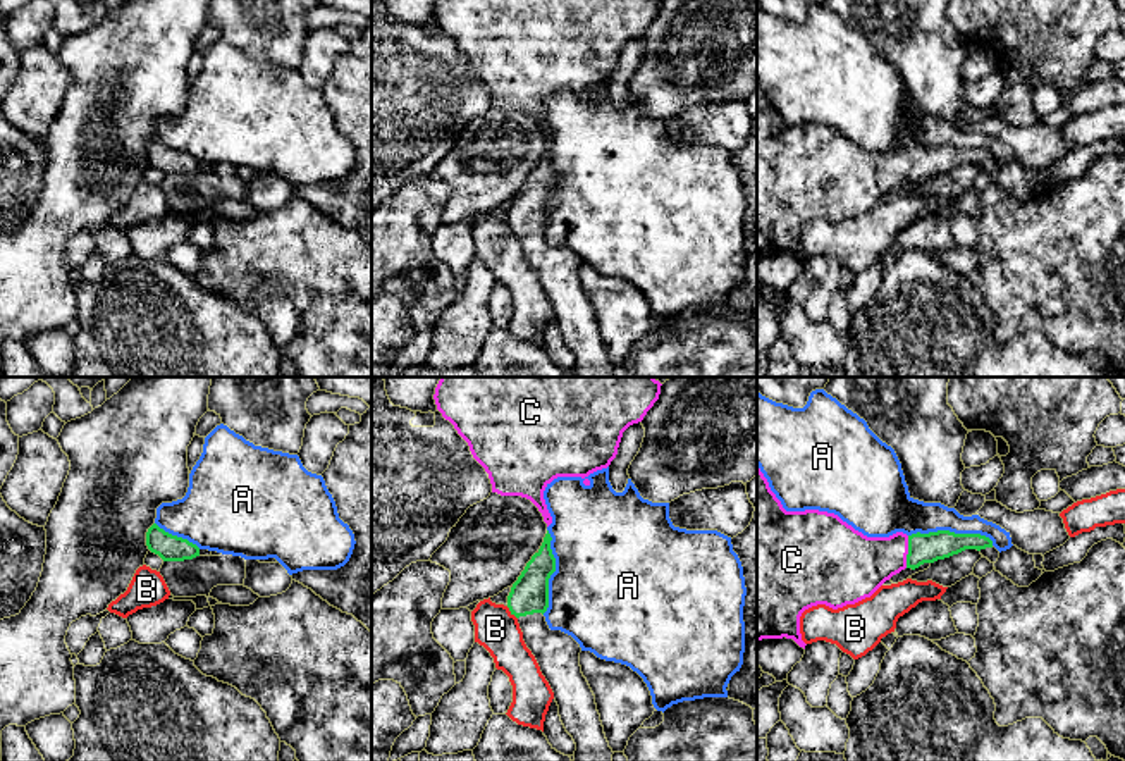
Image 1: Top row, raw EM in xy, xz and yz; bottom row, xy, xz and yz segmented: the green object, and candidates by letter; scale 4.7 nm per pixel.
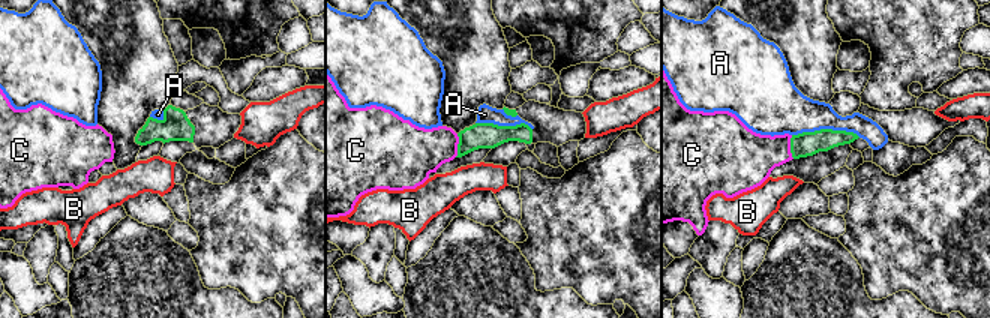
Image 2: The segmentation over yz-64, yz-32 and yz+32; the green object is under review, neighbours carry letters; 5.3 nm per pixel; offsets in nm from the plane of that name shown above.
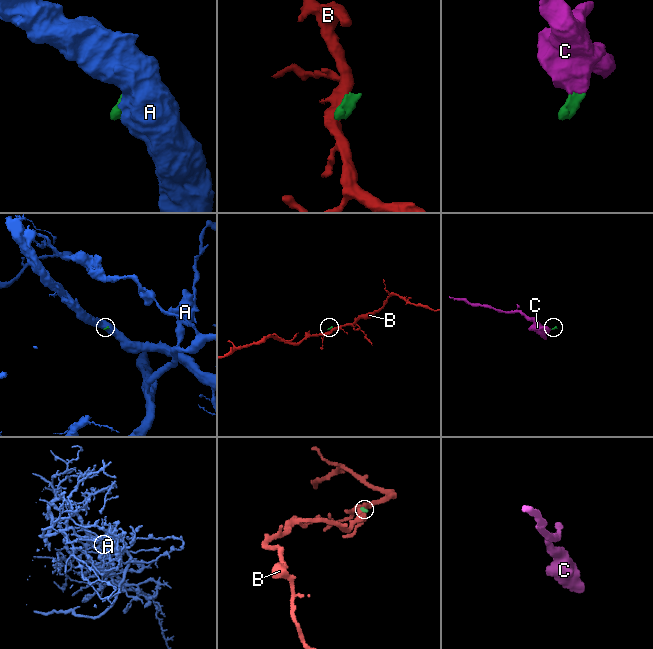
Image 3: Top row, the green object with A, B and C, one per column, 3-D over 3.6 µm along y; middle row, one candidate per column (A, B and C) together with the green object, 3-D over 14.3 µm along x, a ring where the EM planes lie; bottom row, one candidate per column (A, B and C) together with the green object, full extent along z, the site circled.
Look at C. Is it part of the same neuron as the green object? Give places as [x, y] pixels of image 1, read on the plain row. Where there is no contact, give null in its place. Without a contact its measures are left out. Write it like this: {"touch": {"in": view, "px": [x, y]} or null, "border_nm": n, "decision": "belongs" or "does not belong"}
{"touch": {"in": "yz", "px": [909, 166]}, "border_nm": 150, "decision": "belongs"}

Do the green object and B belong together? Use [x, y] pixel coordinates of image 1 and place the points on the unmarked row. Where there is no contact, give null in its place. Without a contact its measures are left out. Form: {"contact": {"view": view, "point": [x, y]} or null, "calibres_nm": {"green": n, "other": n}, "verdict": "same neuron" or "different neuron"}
{"contact": {"view": "xz", "point": [511, 228]}, "calibres_nm": {"green": 180, "other": 200}, "verdict": "different neuron"}

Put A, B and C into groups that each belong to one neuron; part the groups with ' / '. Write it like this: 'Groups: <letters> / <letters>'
Groups: A / B / C

